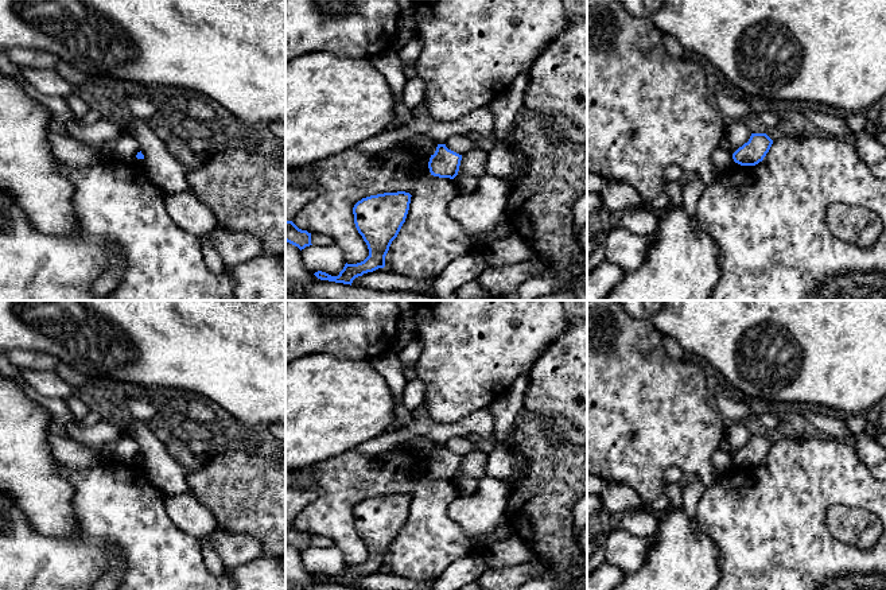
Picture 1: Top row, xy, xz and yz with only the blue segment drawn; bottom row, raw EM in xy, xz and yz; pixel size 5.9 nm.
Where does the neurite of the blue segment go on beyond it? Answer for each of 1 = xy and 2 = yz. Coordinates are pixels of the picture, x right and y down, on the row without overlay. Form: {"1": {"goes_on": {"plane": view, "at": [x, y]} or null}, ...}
{"1": {"goes_on": null}, "2": {"goes_on": null}}

